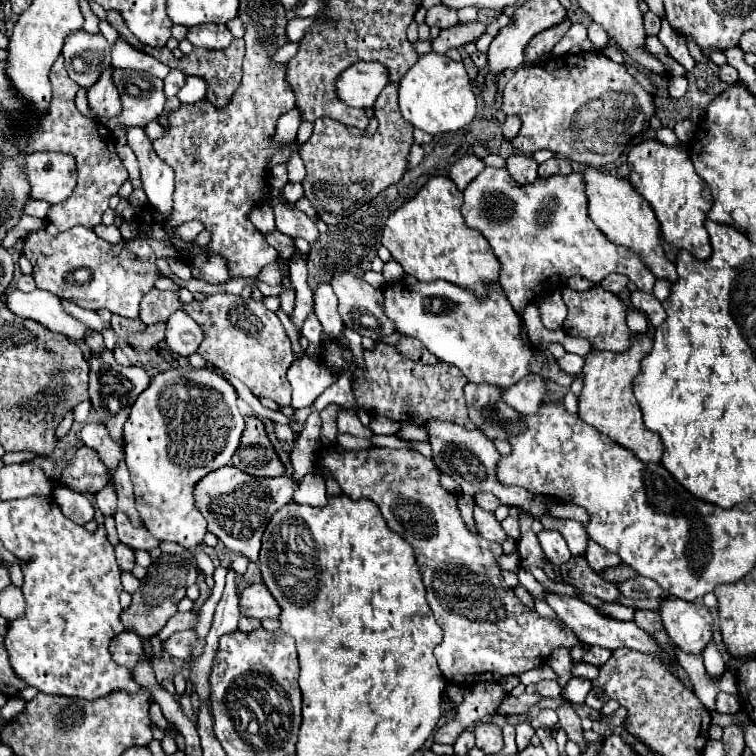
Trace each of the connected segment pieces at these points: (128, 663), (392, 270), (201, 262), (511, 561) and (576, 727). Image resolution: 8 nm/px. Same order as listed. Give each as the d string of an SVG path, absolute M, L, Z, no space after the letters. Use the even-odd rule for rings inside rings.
M119 633L109 645L109 653L113 661L125 665L131 673L139 661L147 661L147 655L143 651L143 639L135 633Z
M387 261L385 263L385 267L383 267L383 277L385 277L385 281L389 283L389 281L401 281L403 277L405 277L405 271L401 269L401 265L397 263L397 261Z
M211 255L209 259L197 257L195 261L191 261L191 271L195 279L203 279L207 283L227 283L231 279L231 275L227 273L227 265L221 257Z
M515 549L513 553L503 553L499 557L499 567L513 571L513 573L519 573L519 551Z
M561 697L561 703L559 703L559 707L557 707L557 713L559 713L559 727L567 733L567 737L571 739L571 741L575 741L579 747L581 747L581 751L587 747L587 741L585 741L585 737L583 737L583 729L581 729L581 719L579 719L579 715L573 711L573 707L571 707L571 703L565 699L565 697Z

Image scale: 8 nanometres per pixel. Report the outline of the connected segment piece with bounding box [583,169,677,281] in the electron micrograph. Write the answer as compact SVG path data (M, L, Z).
M585 169L585 183L587 183L587 197L589 197L589 217L597 225L597 229L613 243L629 247L631 251L639 253L643 265L657 277L665 277L669 281L677 281L675 265L665 257L661 239L659 239L659 221L651 209L651 205L633 189L627 179L619 179L615 175Z

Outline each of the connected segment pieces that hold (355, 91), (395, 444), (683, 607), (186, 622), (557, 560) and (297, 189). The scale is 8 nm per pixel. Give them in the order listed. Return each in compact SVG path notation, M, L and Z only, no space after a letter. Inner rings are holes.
M359 61L337 79L337 95L351 107L373 107L381 89L389 83L389 71L381 63Z
M375 435L371 443L375 443L377 447L389 447L389 449L409 449L409 451L413 449L409 441L401 441L395 435Z
M667 597L661 605L661 619L673 645L685 653L701 655L711 643L711 617L707 607Z
M191 609L189 613L175 613L169 621L167 621L167 625L159 631L159 635L157 635L157 639L159 641L167 641L173 633L177 633L179 629L195 629L197 627L197 621L199 621L199 611L195 611L195 609Z
M541 531L539 535L539 545L541 545L541 549L545 551L545 555L547 555L547 559L553 563L553 565L563 565L563 563L567 563L573 555L569 553L569 547L567 547L567 541L561 537L561 533L559 531Z
M287 182L287 185L285 185L282 189L282 195L290 203L295 204L300 198L304 196L302 183Z

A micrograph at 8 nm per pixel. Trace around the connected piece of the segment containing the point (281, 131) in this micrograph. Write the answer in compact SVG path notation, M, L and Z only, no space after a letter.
M293 109L291 113L285 113L285 115L279 119L279 127L277 127L277 143L295 139L299 125L301 125L301 111L299 111L299 109Z

